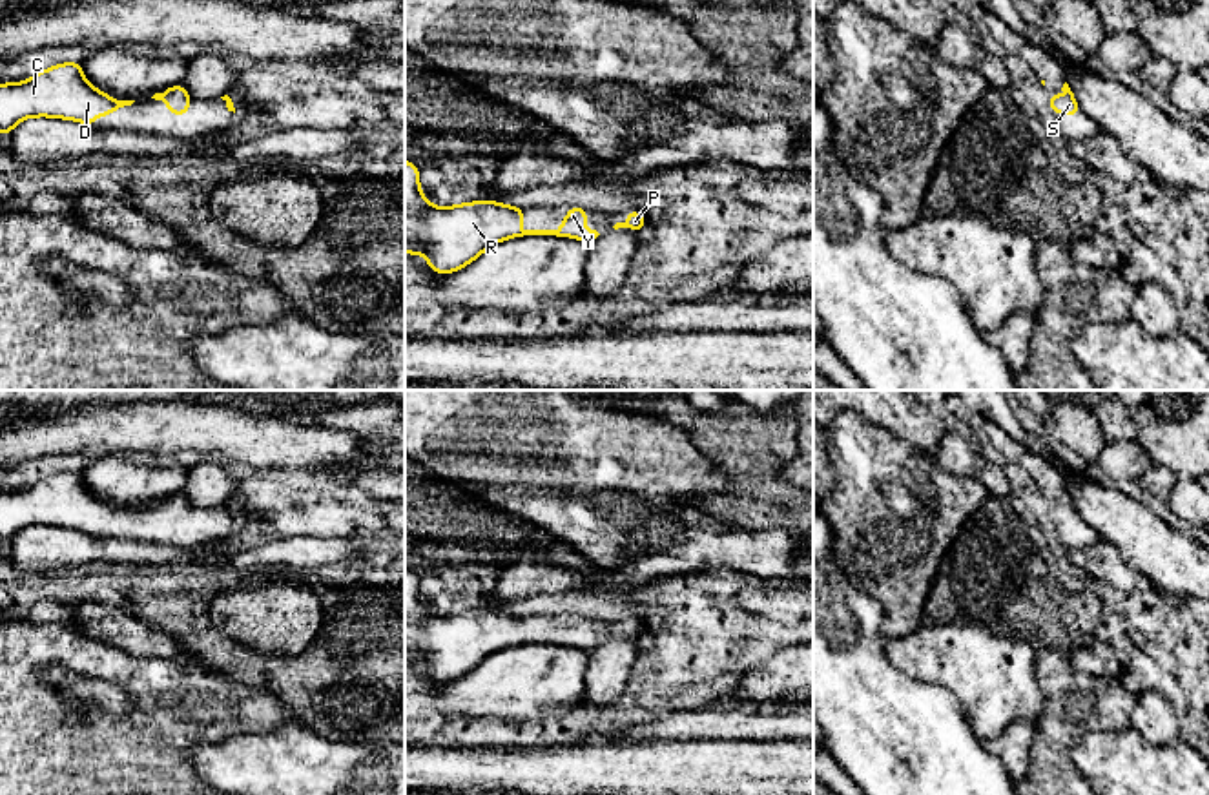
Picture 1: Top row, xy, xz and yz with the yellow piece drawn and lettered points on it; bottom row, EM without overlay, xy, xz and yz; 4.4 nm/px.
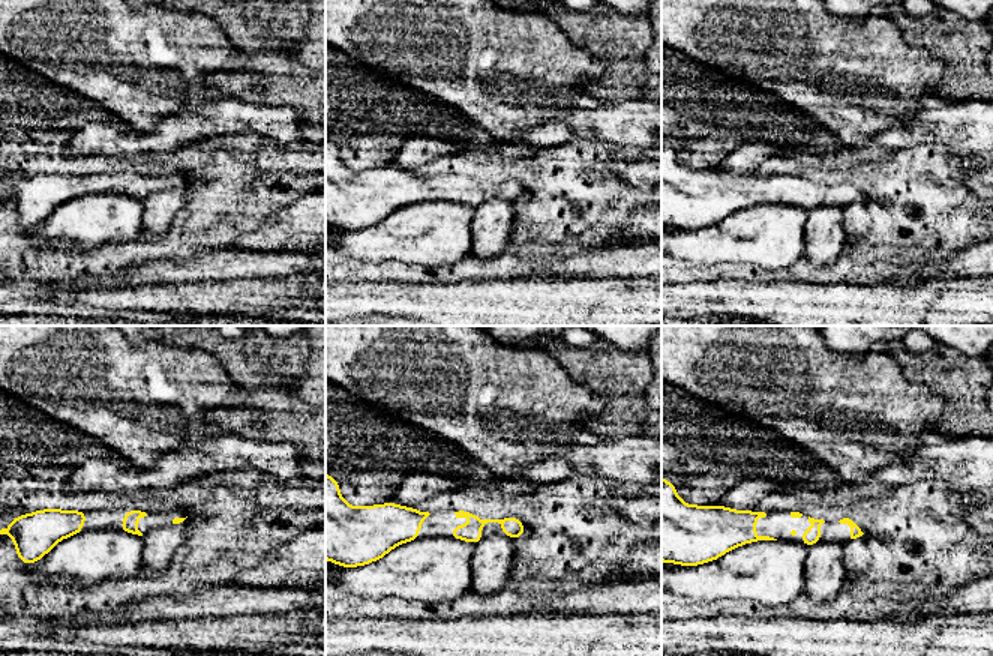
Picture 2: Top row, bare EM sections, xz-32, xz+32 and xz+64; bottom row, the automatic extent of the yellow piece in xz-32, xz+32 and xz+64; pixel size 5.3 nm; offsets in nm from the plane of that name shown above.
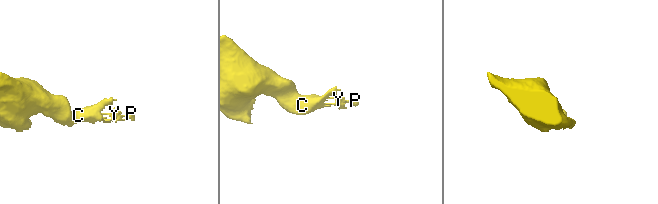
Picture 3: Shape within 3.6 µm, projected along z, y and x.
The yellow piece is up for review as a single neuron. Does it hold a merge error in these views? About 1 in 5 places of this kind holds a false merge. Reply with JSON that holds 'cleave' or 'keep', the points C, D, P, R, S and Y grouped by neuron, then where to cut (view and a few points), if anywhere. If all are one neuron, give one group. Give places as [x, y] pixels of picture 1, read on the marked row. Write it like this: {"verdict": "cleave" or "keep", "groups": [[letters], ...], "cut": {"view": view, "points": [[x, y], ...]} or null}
{"verdict": "keep", "groups": [["C", "D", "P", "R", "S", "Y"]], "cut": null}

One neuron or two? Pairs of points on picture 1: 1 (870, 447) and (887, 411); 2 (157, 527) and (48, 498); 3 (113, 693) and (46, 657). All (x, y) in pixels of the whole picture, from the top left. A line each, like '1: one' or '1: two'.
1: two
2: one
3: two

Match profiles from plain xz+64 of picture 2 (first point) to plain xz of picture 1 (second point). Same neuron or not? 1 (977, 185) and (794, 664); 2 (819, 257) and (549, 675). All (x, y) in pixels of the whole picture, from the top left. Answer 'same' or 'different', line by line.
1: different
2: different

